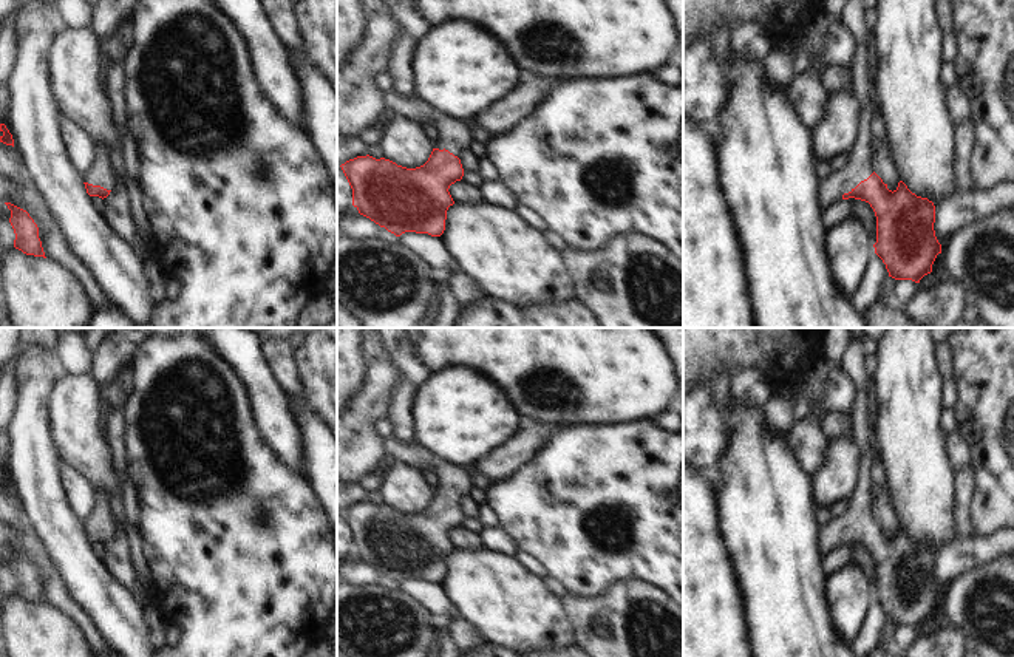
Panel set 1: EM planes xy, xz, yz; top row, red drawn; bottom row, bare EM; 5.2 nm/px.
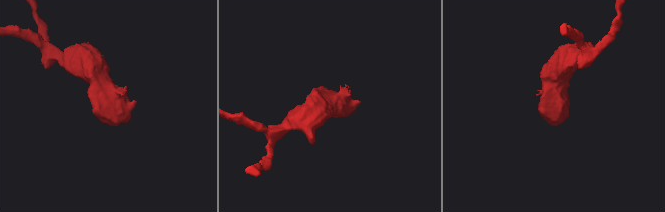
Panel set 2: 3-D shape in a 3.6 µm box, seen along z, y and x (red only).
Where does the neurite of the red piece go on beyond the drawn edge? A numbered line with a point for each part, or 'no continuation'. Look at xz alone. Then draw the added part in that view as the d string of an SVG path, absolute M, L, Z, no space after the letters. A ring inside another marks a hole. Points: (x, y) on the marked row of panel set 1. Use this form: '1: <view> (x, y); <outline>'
1: xz (453, 135); M437 114L434 121L437 138L433 142L434 148L448 150L454 156L461 156L461 151L467 148L471 141L468 128L462 119L453 119L445 114Z

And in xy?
1: xy (99, 173); M104 142L96 144L96 159L83 175L83 181L93 186L100 186L107 190L114 190L114 187L117 186L117 178L107 162L108 150L110 148Z

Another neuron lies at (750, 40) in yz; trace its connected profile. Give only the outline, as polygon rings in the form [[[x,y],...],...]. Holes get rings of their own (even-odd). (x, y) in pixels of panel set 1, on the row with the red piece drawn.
[[[740,23],[733,29],[731,53],[736,59],[765,59],[781,45],[762,23]]]

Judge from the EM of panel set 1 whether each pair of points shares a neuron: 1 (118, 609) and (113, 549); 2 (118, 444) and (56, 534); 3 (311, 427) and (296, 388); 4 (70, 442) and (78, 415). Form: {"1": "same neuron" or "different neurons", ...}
{"1": "different neurons", "2": "different neurons", "3": "same neuron", "4": "same neuron"}

